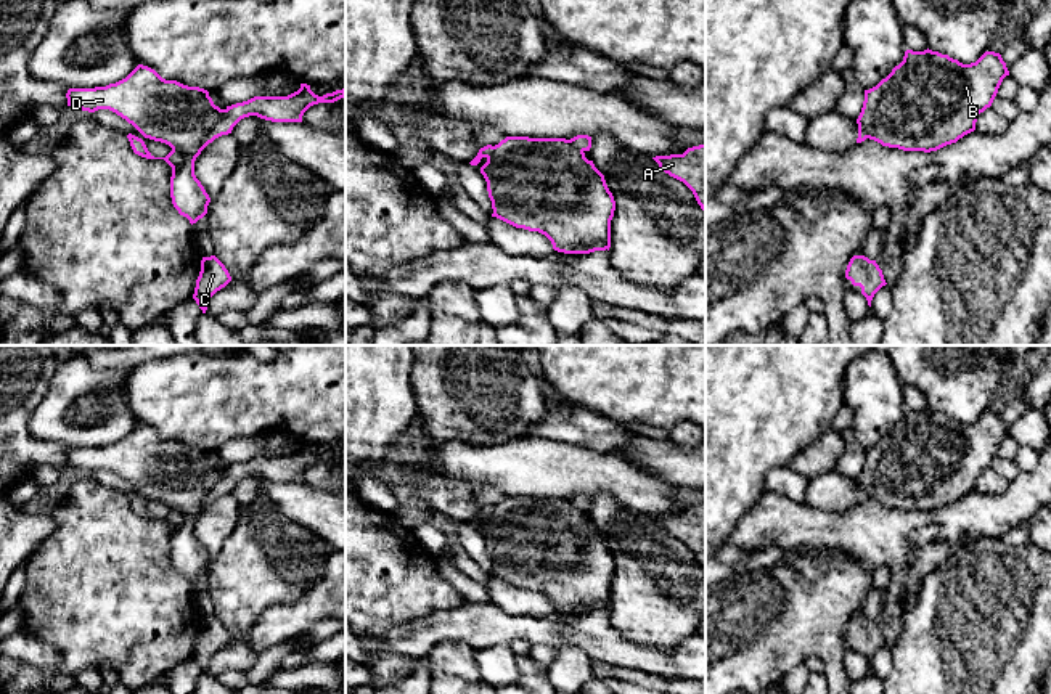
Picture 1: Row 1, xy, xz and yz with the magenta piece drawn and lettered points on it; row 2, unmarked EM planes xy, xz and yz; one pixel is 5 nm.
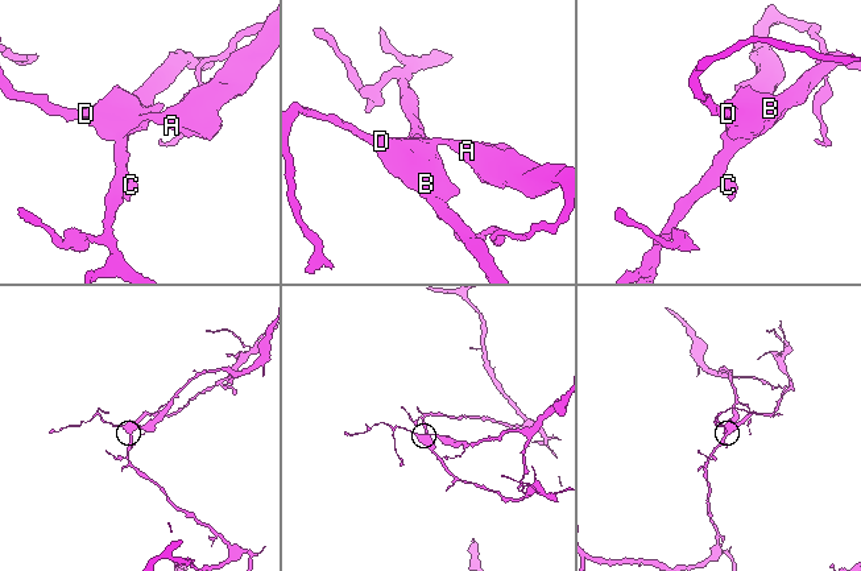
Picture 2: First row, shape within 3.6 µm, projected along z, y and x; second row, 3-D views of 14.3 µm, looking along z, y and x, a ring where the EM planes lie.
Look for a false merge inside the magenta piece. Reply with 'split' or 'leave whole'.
split

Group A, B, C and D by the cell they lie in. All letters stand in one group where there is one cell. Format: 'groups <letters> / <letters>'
groups A / B C D

